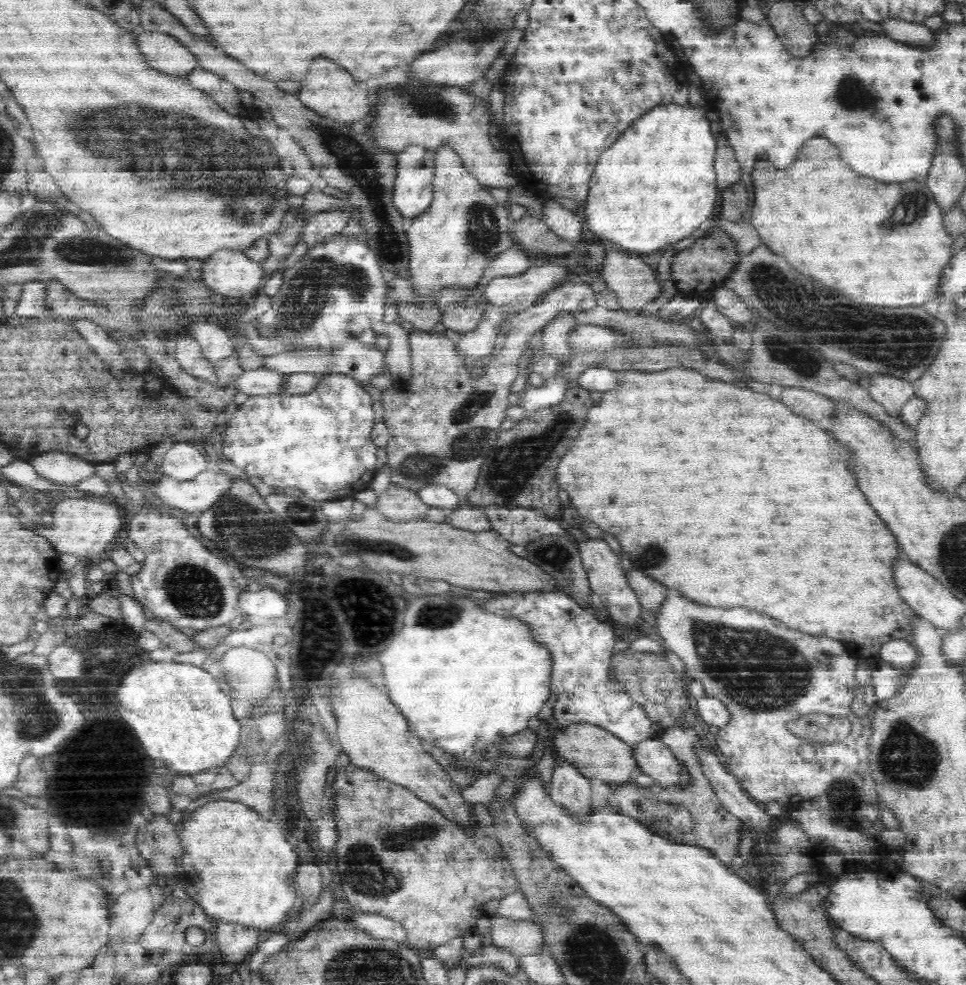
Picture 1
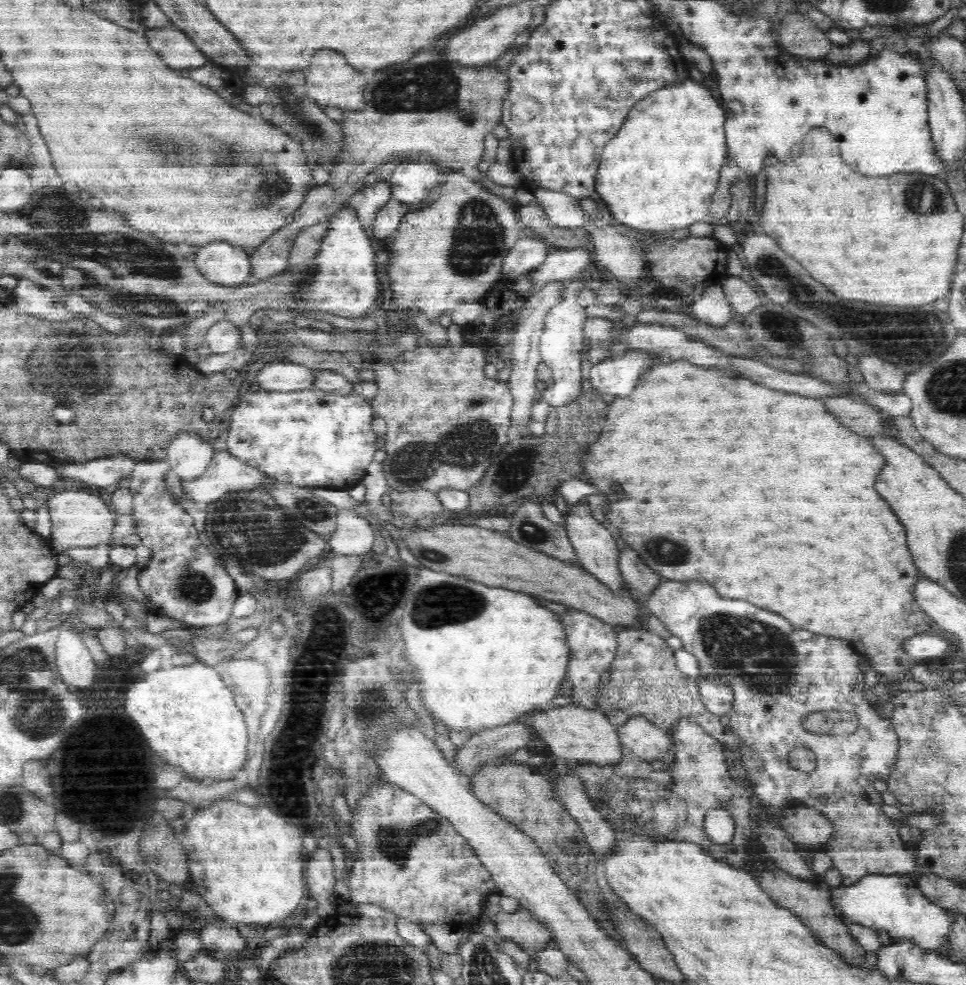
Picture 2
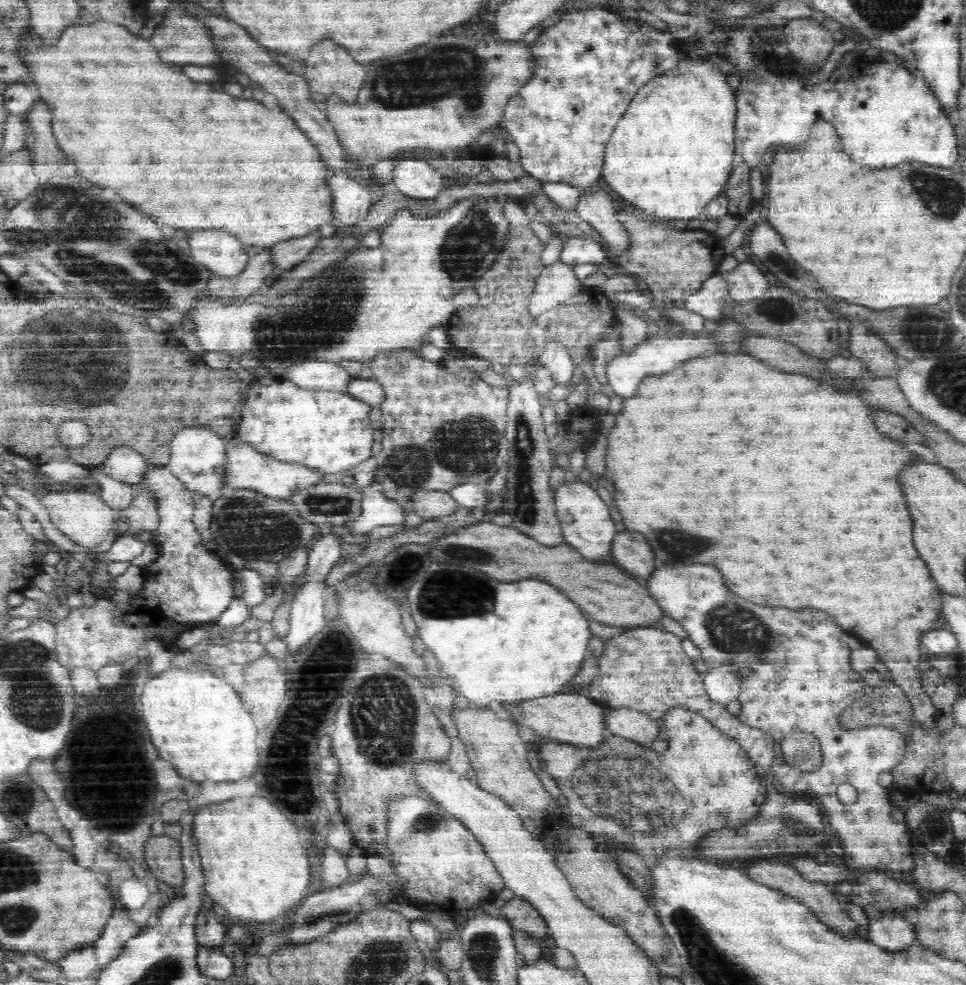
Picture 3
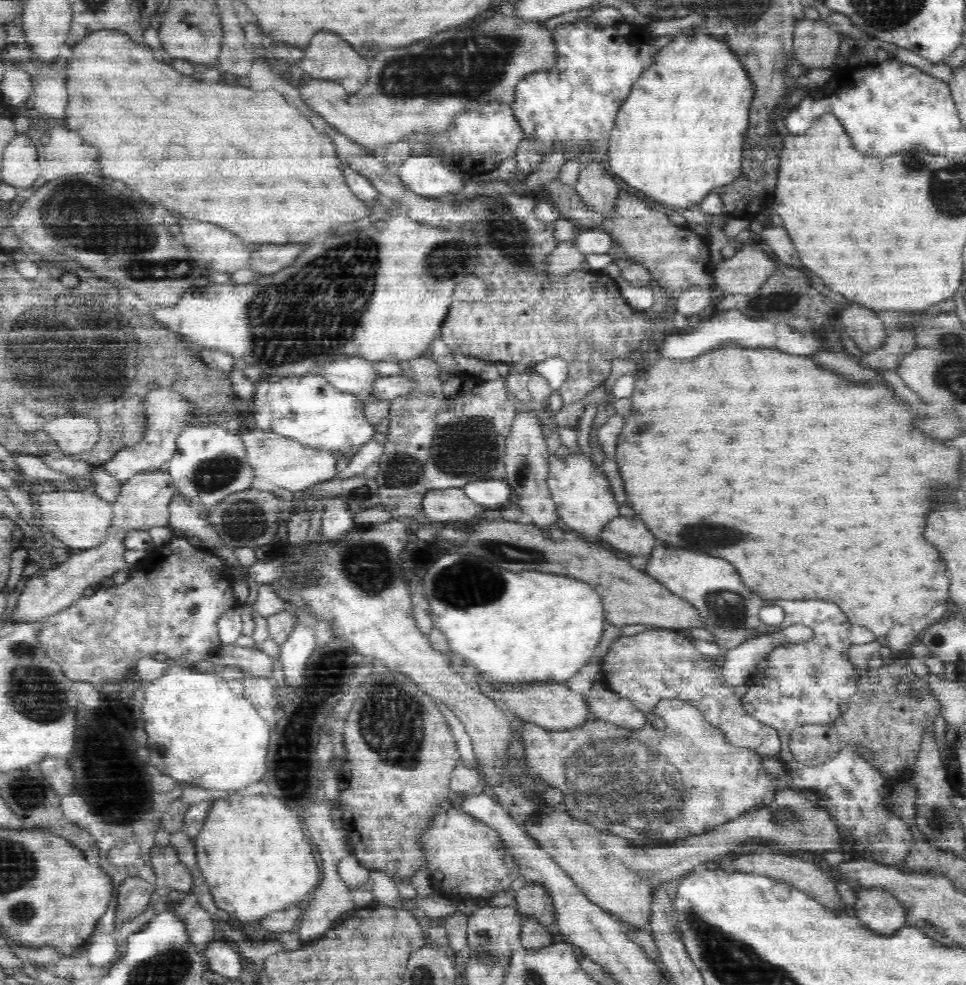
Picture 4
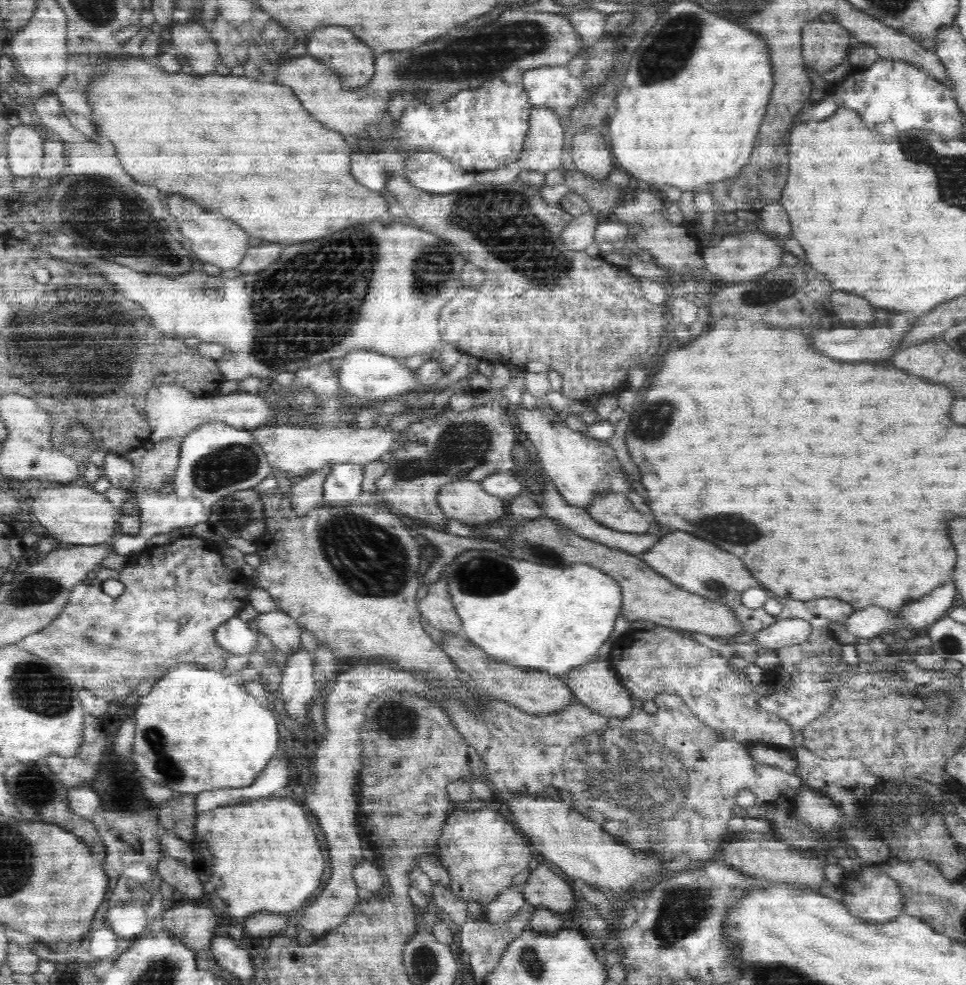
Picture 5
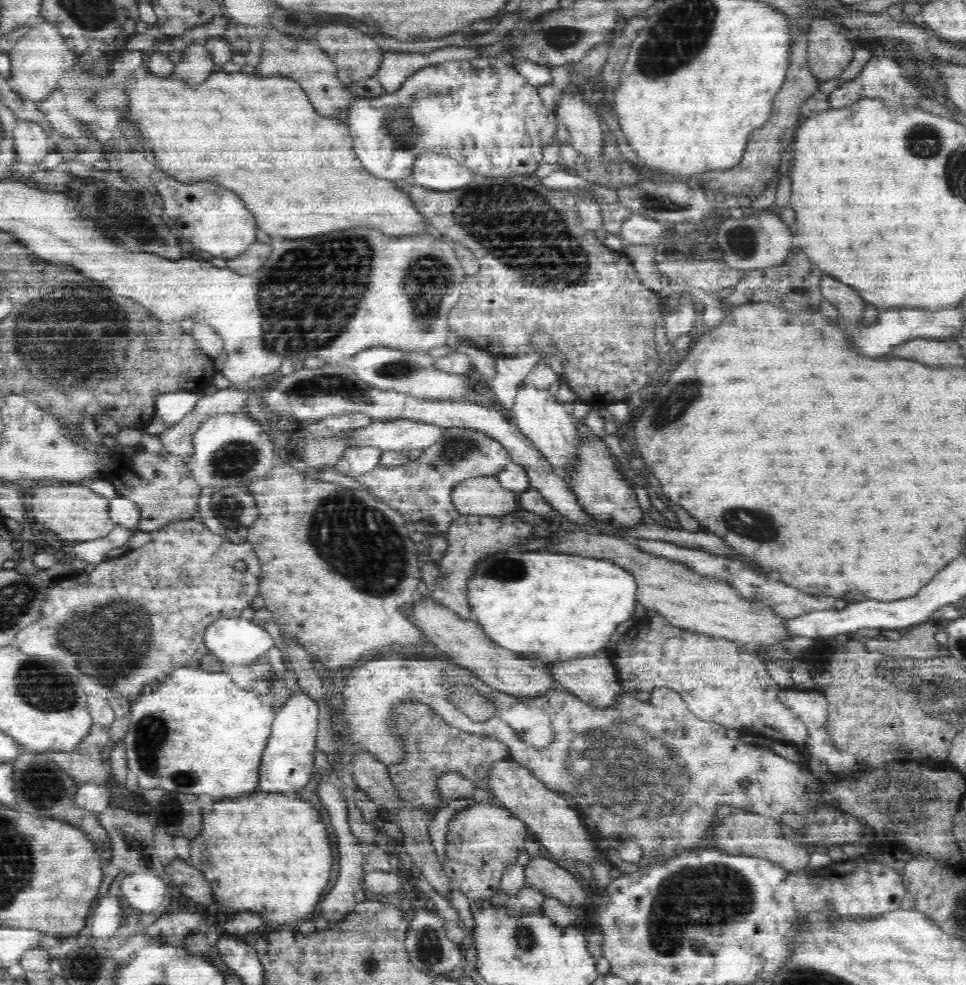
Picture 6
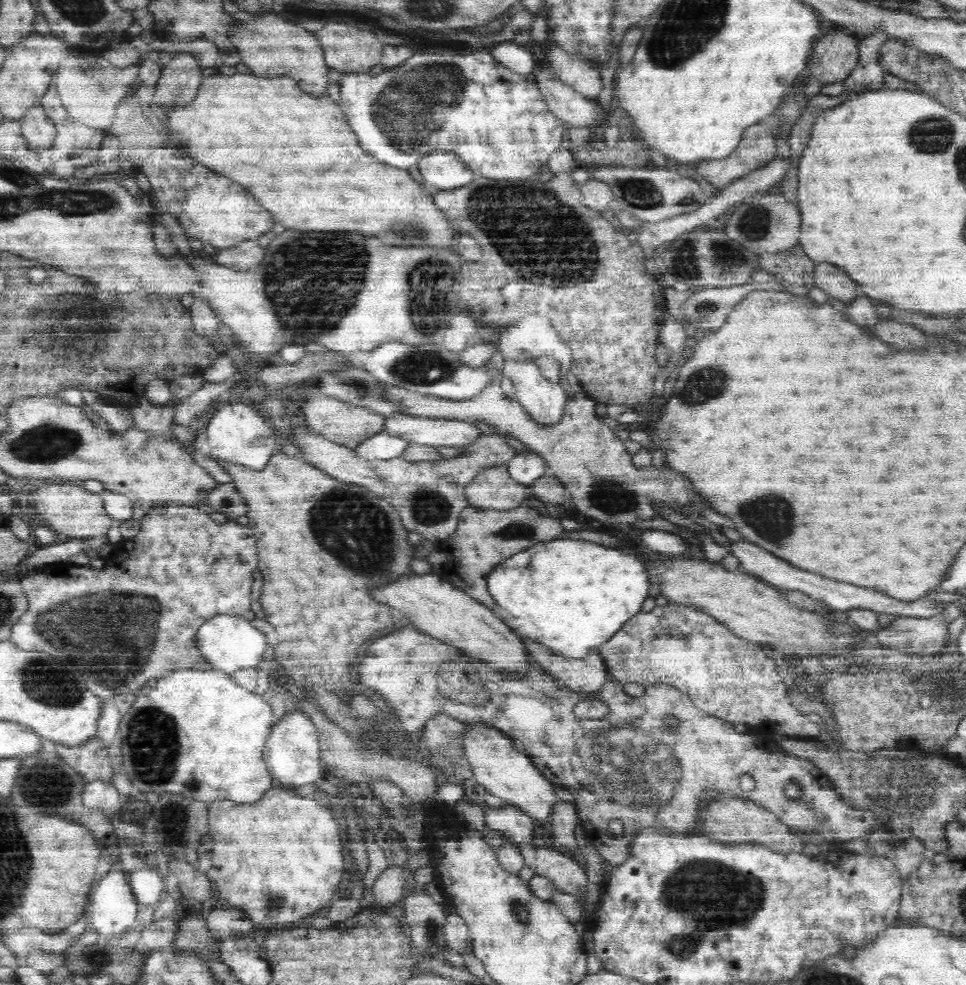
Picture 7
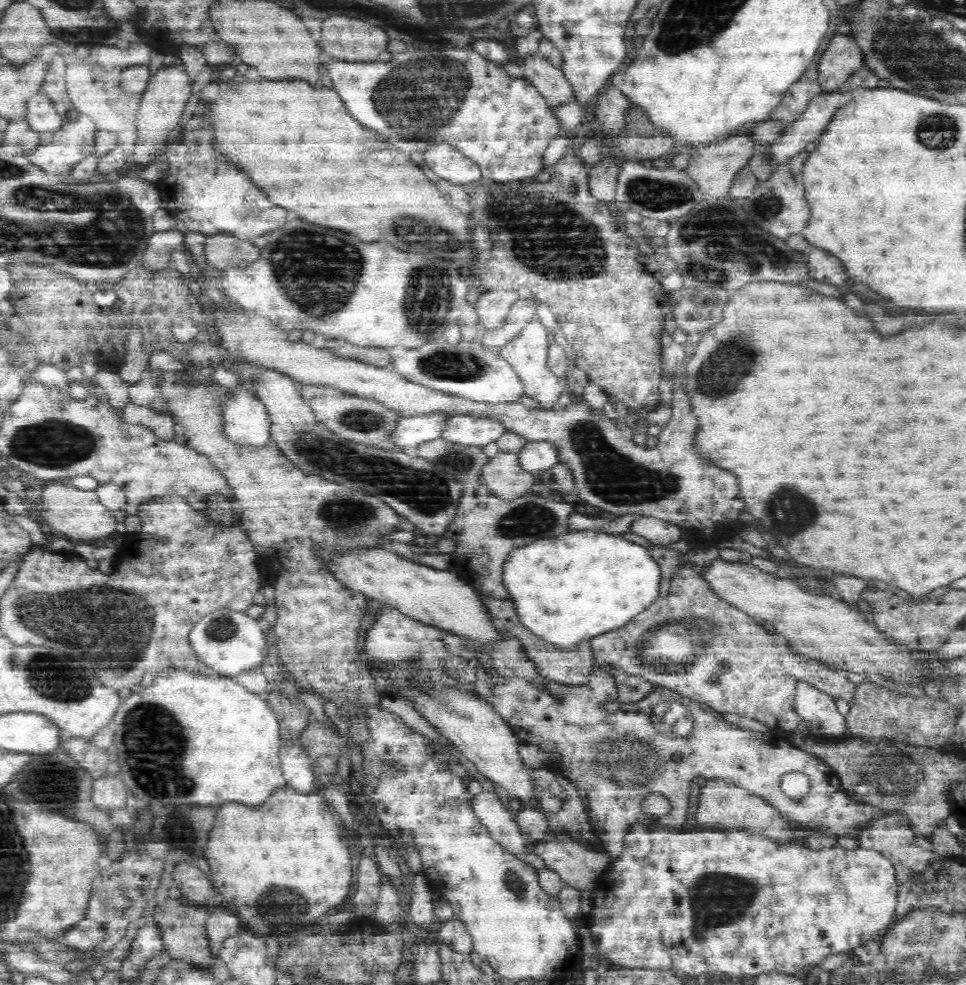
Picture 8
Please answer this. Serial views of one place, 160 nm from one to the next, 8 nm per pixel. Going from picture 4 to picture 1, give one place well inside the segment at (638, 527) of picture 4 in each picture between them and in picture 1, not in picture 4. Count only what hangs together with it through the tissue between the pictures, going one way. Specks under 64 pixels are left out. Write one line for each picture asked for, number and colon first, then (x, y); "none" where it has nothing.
1: (650, 594)
2: (637, 575)
3: (629, 549)

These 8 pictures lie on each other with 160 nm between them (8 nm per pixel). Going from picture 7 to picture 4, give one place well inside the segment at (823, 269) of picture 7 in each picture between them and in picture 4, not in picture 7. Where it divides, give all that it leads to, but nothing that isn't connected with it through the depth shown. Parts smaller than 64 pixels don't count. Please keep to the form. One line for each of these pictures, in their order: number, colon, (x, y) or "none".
4: (863, 326)
5: (854, 311)
6: (850, 306)

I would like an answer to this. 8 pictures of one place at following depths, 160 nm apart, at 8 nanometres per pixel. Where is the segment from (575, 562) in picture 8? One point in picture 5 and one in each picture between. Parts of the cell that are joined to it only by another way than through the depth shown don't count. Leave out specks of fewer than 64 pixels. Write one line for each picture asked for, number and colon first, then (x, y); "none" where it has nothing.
5: (549, 618)
6: (553, 606)
7: (571, 595)

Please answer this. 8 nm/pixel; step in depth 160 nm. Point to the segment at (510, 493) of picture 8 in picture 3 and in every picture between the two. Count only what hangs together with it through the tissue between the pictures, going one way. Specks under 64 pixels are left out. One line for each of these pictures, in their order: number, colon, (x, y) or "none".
3: (429, 504)
4: (451, 504)
5: (463, 500)
6: (483, 495)
7: (493, 487)

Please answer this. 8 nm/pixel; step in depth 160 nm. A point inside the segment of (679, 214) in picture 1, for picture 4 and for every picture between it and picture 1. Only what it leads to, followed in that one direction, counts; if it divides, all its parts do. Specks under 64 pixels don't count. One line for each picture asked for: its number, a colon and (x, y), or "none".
2: (658, 174)
3: (671, 152)
4: (680, 134)

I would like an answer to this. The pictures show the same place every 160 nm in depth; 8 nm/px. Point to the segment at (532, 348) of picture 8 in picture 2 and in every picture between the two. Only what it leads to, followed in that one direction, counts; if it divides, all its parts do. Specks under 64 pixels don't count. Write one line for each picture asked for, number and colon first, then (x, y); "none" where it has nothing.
2: (596, 552)
3: (584, 518)
4: (584, 504)
5: (579, 467)
6: (545, 422)
7: (544, 399)

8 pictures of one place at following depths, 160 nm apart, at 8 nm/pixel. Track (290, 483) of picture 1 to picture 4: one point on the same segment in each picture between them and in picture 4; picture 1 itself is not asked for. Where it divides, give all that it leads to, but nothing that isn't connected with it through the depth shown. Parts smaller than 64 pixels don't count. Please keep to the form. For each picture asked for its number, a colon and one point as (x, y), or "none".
2: (307, 437)
3: (329, 431)
4: (307, 408)

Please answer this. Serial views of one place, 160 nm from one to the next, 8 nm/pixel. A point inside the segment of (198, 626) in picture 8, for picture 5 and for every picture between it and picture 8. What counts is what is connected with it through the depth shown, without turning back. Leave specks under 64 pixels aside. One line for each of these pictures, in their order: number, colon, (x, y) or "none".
5: (238, 637)
6: (234, 641)
7: (228, 642)

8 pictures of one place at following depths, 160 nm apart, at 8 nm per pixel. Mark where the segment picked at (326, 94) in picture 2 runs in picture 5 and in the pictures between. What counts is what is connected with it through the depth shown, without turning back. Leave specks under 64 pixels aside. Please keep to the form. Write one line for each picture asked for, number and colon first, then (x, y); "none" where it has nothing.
3: (330, 69)
4: (328, 57)
5: (353, 61)

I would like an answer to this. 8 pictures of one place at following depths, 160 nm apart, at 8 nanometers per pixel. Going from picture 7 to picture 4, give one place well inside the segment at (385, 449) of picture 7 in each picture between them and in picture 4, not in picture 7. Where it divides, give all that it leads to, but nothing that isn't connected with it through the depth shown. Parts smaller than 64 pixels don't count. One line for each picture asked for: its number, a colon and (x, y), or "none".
4: (336, 520)
5: (342, 487)
6: (355, 461)

